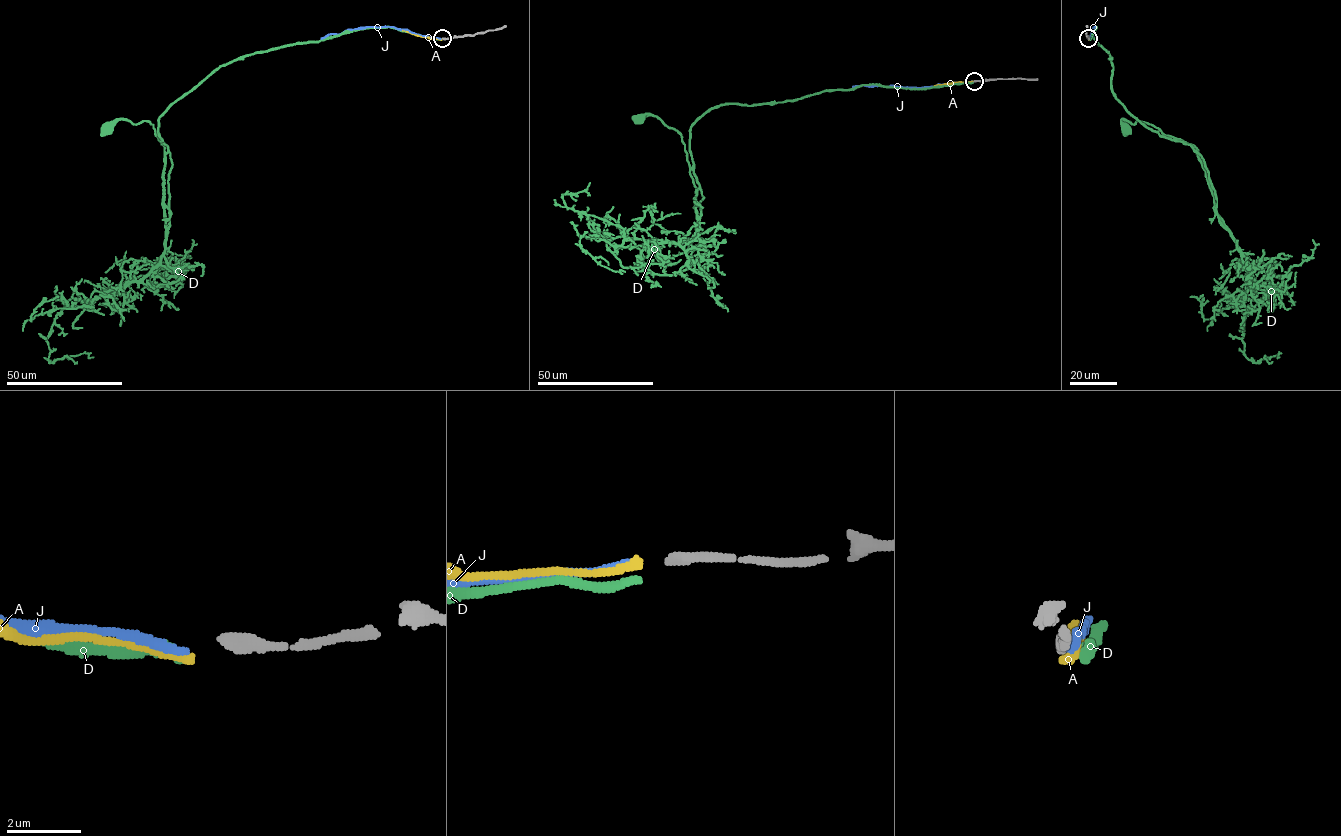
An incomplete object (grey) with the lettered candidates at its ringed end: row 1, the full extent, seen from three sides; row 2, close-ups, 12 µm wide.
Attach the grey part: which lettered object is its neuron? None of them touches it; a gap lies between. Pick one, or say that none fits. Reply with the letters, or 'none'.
J

